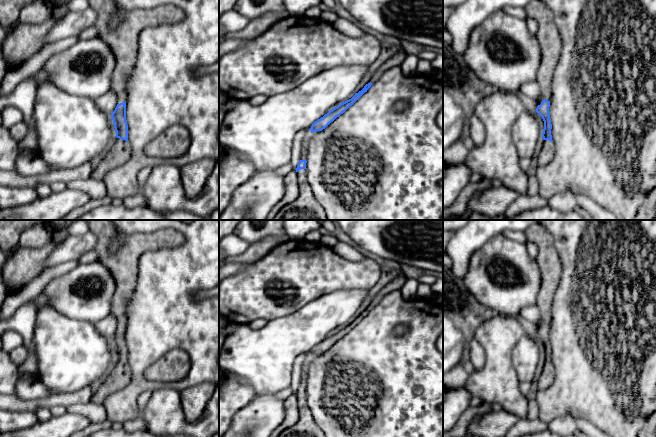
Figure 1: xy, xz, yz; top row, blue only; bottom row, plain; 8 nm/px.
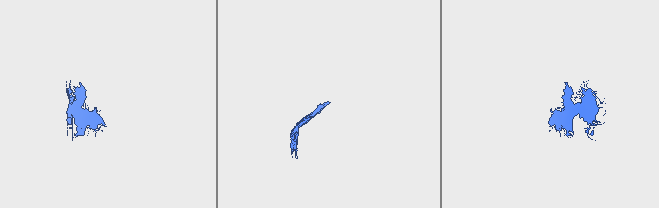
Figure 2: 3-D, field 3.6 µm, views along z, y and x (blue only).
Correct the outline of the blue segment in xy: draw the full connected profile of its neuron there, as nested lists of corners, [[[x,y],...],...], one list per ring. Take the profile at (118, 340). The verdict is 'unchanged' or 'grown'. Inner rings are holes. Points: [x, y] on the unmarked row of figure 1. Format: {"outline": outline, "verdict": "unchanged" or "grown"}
{"outline": [[[87,220],[89,230],[96,236],[97,261],[104,265],[116,281],[110,315],[117,320],[117,330],[111,339],[116,355],[113,369],[94,387],[90,399],[102,404],[106,397],[123,389],[131,380],[126,344],[126,307],[133,293],[138,277],[139,257],[146,251],[162,248],[176,248],[185,237],[172,228],[165,228],[150,234],[134,233],[124,239],[123,245],[114,253],[110,247],[119,238],[119,231],[111,220]]], "verdict": "grown"}

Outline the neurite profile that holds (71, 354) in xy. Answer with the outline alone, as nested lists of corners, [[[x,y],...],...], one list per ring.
[[[51,306],[37,309],[37,318],[32,339],[33,347],[24,343],[12,350],[9,356],[21,367],[31,352],[36,354],[37,379],[48,389],[58,393],[77,391],[87,386],[95,387],[113,369],[116,355],[111,339],[98,332],[95,324],[66,317]]]

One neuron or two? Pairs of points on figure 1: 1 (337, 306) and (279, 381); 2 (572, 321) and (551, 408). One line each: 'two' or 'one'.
1: one
2: one

